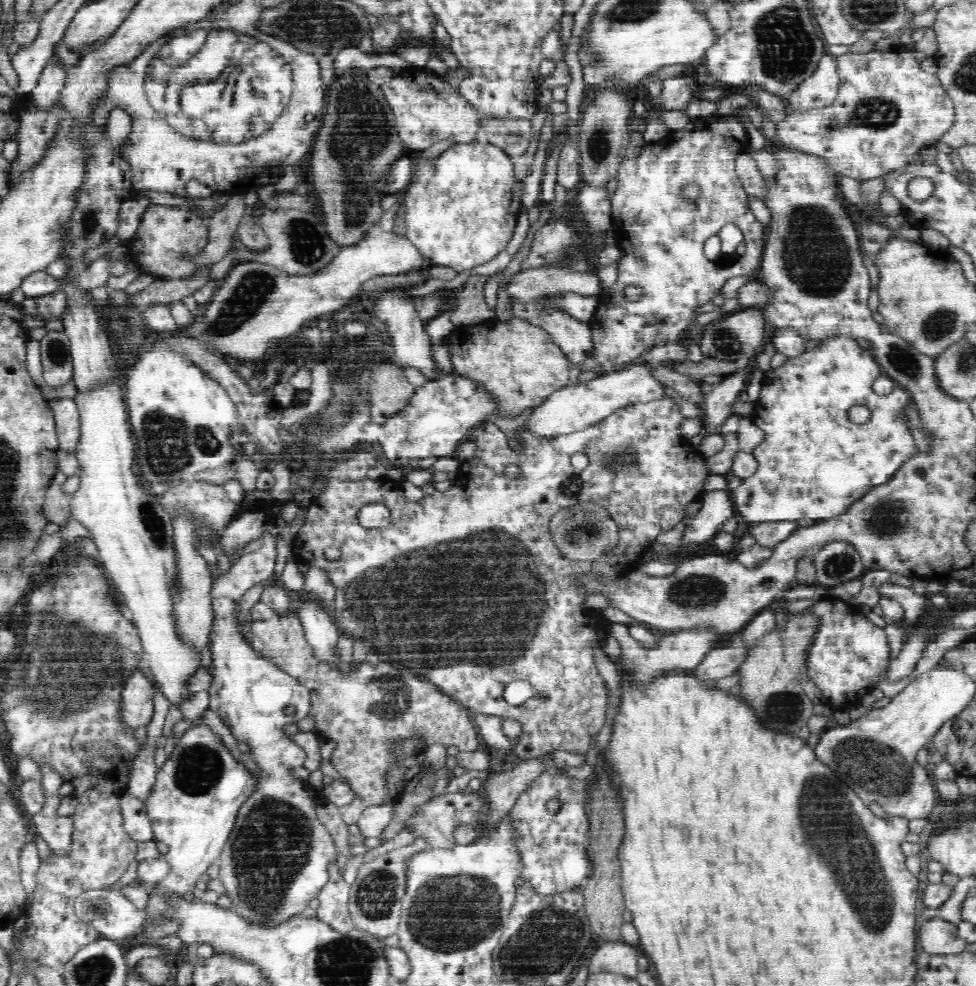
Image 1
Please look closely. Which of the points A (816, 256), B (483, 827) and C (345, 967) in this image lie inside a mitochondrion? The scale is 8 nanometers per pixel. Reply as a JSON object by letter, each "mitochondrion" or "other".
{"A":"mitochondrion","B":"other","C":"mitochondrion"}

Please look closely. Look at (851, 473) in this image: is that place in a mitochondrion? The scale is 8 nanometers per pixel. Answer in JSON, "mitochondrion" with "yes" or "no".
{"mitochondrion":"no"}

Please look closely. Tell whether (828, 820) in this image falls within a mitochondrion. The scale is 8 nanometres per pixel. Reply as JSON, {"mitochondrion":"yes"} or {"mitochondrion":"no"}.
{"mitochondrion":"yes"}

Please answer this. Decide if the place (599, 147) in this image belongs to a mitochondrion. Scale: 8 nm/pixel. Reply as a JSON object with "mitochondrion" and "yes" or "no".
{"mitochondrion":"yes"}

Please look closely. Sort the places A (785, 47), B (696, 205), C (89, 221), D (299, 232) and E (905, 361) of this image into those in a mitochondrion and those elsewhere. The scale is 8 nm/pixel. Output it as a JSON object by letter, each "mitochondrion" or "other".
{"A":"mitochondrion","B":"other","C":"mitochondrion","D":"mitochondrion","E":"mitochondrion"}

